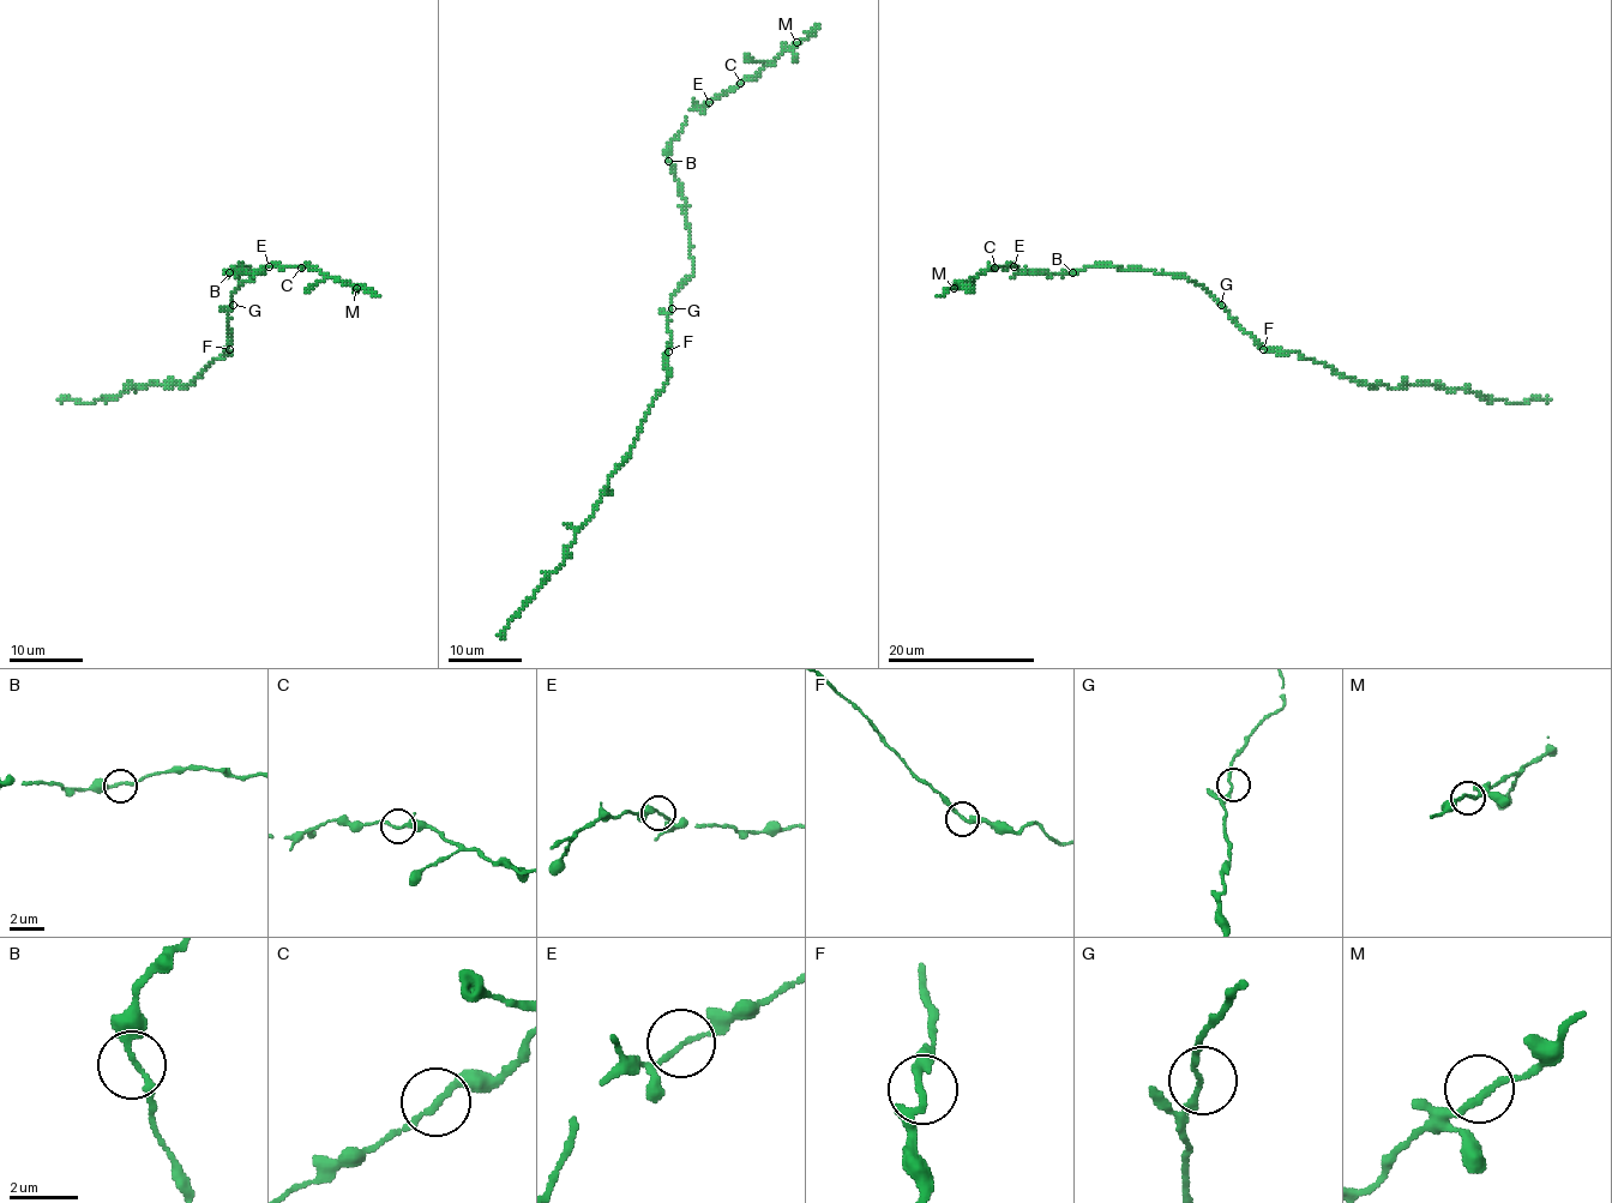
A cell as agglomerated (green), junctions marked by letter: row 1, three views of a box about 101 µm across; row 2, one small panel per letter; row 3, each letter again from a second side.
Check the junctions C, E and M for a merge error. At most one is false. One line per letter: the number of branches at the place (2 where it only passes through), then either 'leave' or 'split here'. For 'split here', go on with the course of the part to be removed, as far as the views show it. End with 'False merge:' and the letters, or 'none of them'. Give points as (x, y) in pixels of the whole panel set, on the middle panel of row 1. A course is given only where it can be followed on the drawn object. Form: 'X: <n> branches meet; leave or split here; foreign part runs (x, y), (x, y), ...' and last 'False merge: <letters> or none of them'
C: 2 branches meet; leave
E: 2 branches meet; leave
M: 2 branches meet; leave
False merge: none of them

